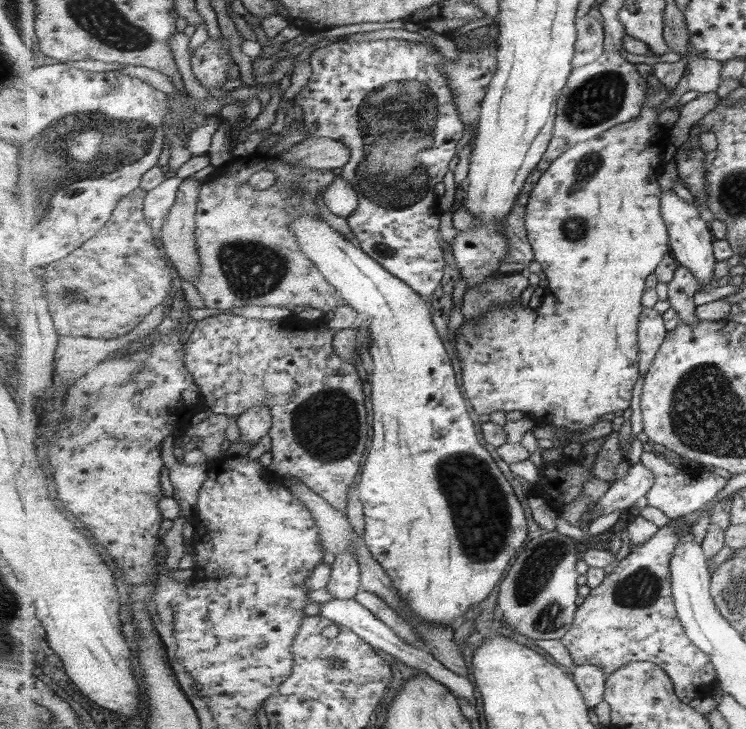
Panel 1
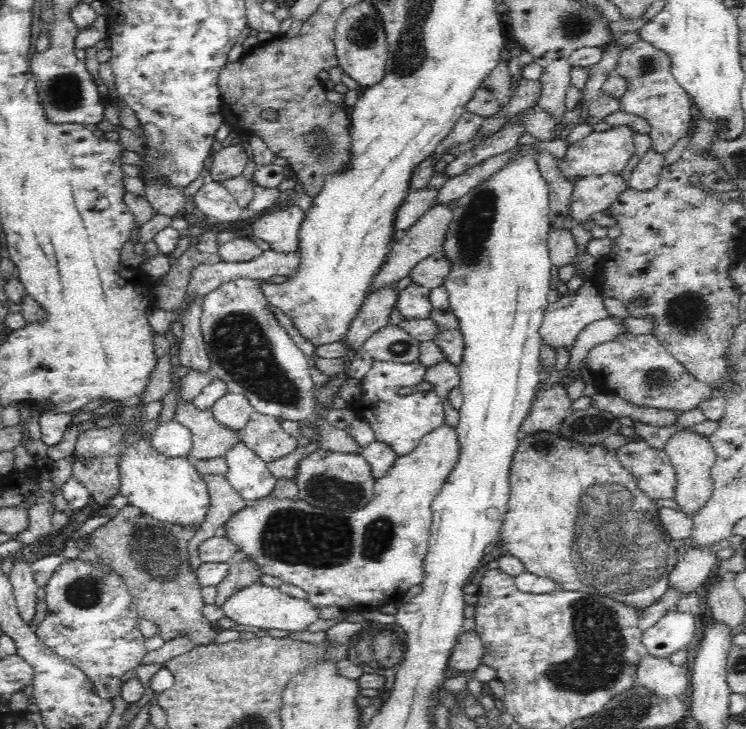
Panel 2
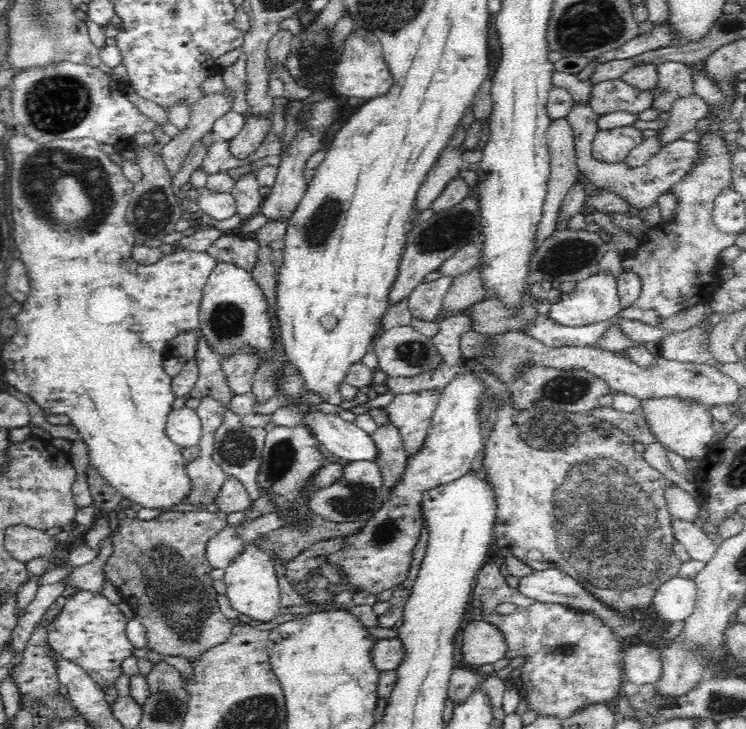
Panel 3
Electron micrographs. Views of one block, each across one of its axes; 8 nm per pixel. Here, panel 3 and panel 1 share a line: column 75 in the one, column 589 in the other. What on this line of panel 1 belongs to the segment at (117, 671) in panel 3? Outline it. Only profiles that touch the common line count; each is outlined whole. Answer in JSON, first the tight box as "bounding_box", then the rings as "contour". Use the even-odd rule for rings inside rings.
{"bounding_box":[560,509,716,702],"contour":[[[705,509],[660,527],[646,544],[620,561],[601,586],[590,590],[569,632],[560,638],[576,665],[599,665],[609,677],[627,663],[652,662],[666,669],[683,702],[713,698],[716,668],[711,656],[687,636],[686,626],[679,620],[671,576],[671,560],[687,532],[685,528],[691,528],[703,512]]]}

